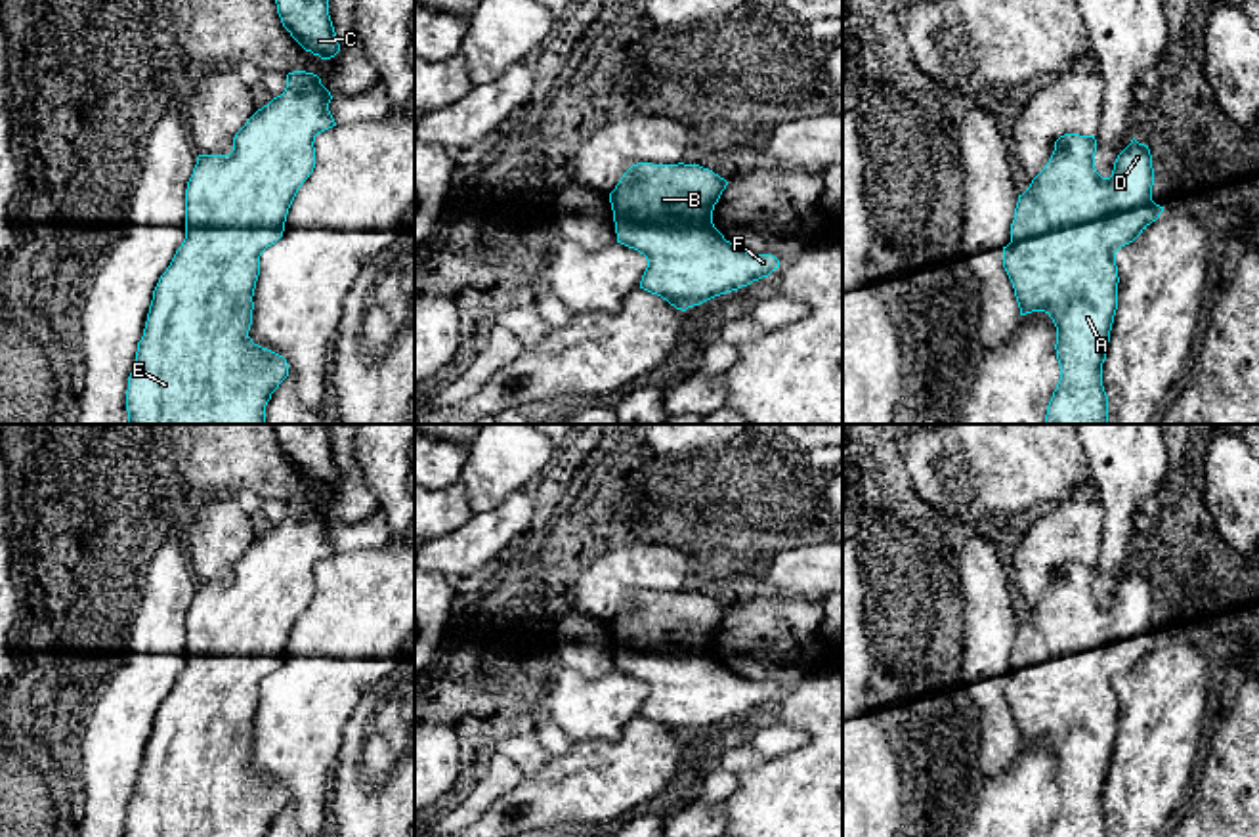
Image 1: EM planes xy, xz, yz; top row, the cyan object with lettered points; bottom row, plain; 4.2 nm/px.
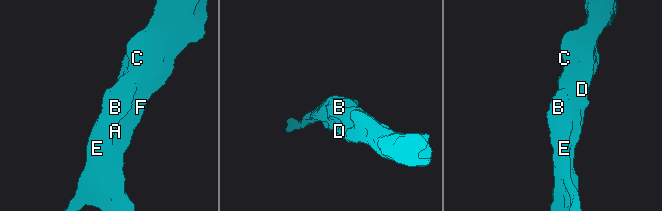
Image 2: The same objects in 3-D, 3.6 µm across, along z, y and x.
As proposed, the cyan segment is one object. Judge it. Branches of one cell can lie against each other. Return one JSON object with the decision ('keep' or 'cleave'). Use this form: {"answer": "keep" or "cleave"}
{"answer": "keep"}

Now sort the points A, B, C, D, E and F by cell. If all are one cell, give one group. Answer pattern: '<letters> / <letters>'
A B C D E F

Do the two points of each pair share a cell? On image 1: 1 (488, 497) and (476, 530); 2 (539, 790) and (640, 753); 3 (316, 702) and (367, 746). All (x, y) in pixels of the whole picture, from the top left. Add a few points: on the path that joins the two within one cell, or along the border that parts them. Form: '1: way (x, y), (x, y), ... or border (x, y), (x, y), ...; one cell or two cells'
1: border (522, 490), (507, 495), (495, 507), (474, 515); two cells
2: way (564, 790), (616, 776); one cell
3: border (371, 688), (344, 729), (344, 742), (333, 767); two cells

